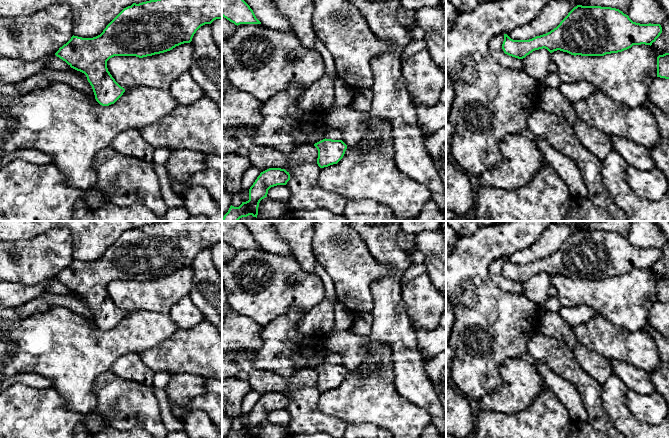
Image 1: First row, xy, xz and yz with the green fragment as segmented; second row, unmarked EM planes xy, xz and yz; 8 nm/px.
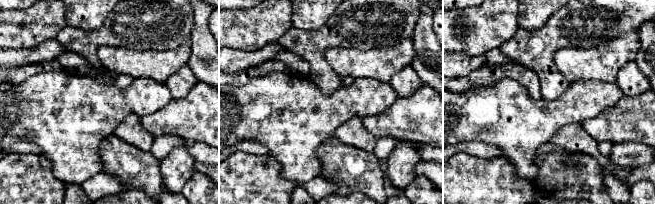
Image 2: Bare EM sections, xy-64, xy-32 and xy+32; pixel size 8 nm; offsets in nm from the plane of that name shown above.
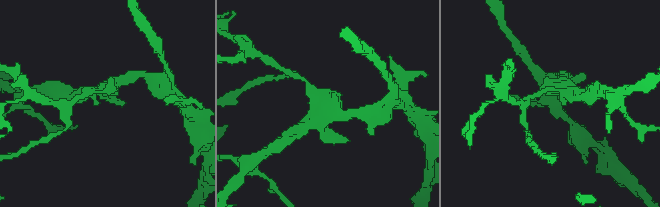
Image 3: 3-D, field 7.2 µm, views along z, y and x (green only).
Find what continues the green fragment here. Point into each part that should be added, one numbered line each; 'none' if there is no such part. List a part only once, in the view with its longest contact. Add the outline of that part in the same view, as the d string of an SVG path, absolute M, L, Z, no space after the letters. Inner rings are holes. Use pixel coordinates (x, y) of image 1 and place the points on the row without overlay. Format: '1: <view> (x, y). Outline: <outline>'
none

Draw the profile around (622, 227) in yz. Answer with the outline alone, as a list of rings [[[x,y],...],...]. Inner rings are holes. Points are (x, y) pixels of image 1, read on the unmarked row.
[[[593,221],[590,224],[582,226],[580,229],[616,232],[627,239],[630,232],[630,224],[631,221]]]

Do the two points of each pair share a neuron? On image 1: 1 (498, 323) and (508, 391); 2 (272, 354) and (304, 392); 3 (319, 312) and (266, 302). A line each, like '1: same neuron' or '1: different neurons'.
1: different neurons
2: different neurons
3: different neurons

